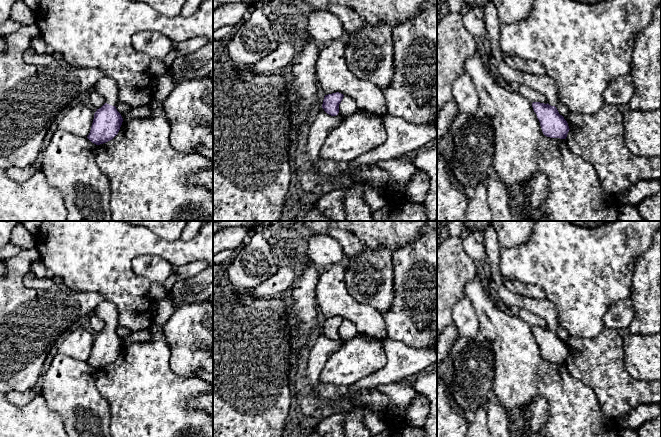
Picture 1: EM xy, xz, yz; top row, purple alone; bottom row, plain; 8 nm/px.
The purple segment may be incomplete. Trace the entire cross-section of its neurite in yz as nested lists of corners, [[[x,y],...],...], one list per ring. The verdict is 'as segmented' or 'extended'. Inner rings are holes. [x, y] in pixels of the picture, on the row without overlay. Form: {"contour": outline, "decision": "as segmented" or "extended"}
{"contour": [[[492,224],[483,232],[483,244],[486,252],[486,262],[491,268],[492,283],[498,294],[499,304],[507,310],[525,309],[542,317],[548,327],[533,326],[532,331],[540,346],[543,358],[550,362],[566,363],[570,353],[567,345],[556,332],[559,327],[559,318],[554,305],[547,298],[525,297],[506,288],[504,278],[499,271],[502,247],[498,243]]], "decision": "extended"}

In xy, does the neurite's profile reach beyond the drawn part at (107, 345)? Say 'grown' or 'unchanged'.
grown

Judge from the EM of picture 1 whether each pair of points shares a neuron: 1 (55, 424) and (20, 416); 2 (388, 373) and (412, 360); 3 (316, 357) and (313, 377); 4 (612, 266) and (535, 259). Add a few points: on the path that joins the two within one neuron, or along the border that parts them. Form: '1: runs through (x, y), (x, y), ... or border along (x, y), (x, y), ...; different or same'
1: runs through (46, 424), (29, 424); same
2: runs through (394, 371), (400, 369), (406, 363); same
3: runs through (316, 362), (313, 372); same
4: runs through (593, 266), (575, 266), (563, 259), (554, 259); same

